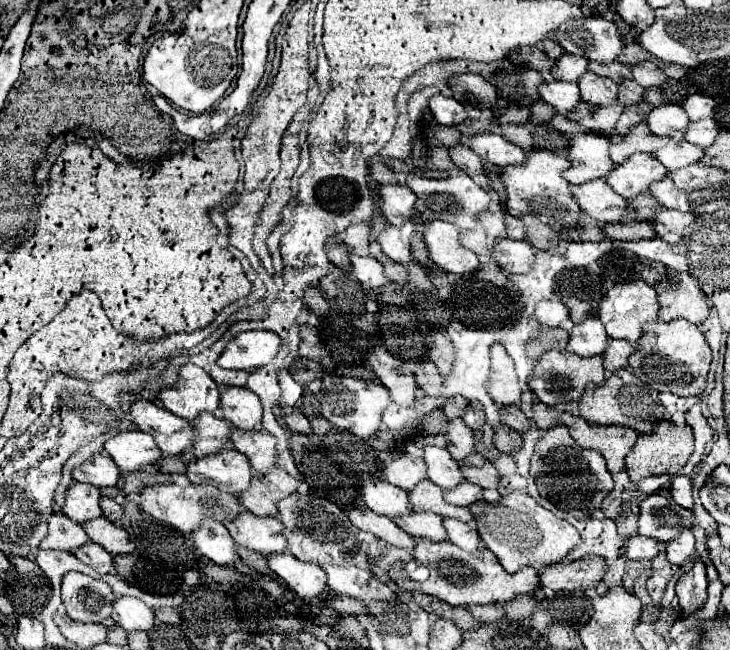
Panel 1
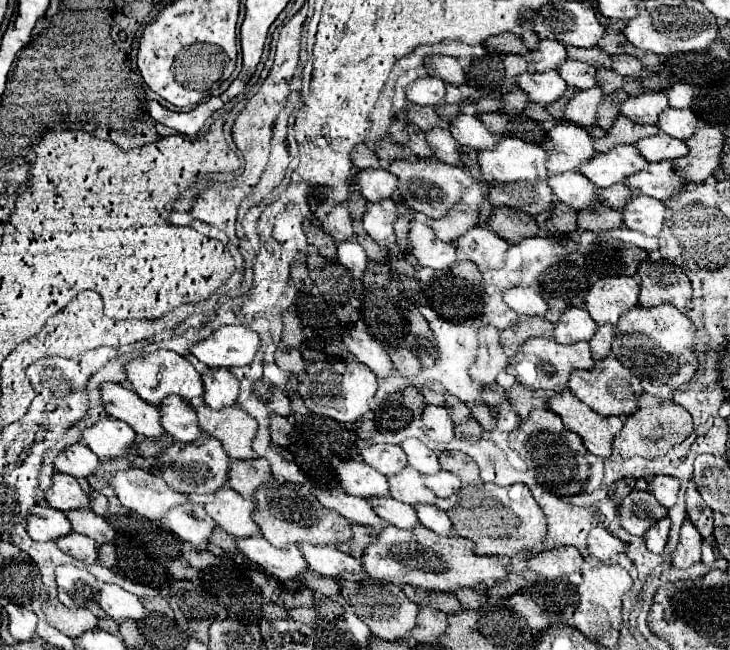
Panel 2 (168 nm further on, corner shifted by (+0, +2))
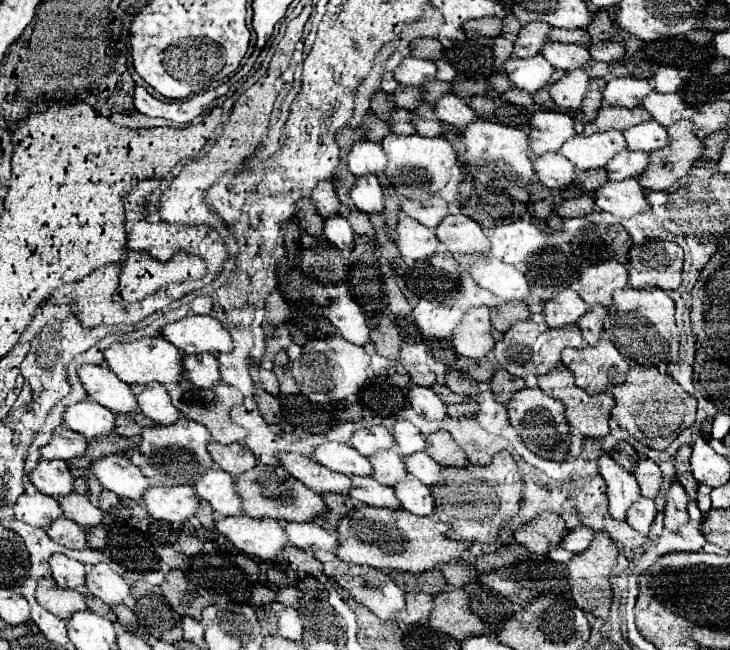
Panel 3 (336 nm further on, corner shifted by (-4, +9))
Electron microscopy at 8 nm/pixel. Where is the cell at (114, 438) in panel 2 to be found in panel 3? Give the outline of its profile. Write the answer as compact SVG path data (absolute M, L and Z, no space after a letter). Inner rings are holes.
M90 400L68 406L62 418L70 430L80 432L86 440L92 440L94 436L102 436L106 432L114 432L114 414Z

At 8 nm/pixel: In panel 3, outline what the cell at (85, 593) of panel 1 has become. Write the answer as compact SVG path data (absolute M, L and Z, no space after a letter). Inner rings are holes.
M54 554L50 558L50 570L52 570L52 576L58 586L84 590L86 566L82 562L76 562L64 554Z

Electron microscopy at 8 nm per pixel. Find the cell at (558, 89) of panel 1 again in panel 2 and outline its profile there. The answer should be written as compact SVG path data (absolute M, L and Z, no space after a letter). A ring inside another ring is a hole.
M530 71L520 75L518 83L520 83L520 89L526 91L528 97L540 105L550 105L558 101L568 89L566 81L558 75L558 71L546 71L542 75L536 71Z

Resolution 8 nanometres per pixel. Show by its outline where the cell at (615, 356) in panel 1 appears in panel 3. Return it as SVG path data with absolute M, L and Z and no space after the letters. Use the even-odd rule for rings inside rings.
M594 306L594 308L588 308L586 314L576 322L576 326L580 328L580 332L588 344L598 342L598 338L602 334L604 316L606 316L606 306Z

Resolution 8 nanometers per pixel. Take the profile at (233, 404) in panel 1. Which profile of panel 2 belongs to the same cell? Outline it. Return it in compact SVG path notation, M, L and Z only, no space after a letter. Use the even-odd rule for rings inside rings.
M212 369L204 379L204 401L210 409L226 409L236 405L240 395L240 383L228 369Z

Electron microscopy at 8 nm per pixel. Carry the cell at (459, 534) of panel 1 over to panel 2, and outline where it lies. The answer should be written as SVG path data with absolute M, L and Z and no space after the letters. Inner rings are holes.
M416 505L414 509L418 511L418 519L424 527L428 527L440 535L454 535L454 527L452 527L452 521L448 519L446 511L440 511L434 505Z

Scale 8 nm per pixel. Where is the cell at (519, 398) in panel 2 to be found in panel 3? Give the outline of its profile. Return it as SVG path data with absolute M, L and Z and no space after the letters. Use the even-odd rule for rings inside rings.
M496 370L492 380L490 380L490 388L492 388L494 400L506 404L516 390L524 388L524 382L516 376L510 376L506 370Z

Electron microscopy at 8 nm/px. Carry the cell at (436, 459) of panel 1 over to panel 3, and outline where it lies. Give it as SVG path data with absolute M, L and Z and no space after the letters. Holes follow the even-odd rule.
M398 420L392 428L392 436L396 440L396 448L400 454L410 454L410 452L420 452L426 446L424 434L408 420Z

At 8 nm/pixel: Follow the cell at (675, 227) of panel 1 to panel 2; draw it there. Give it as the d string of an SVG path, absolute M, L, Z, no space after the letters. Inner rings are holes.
M632 197L624 209L624 225L628 229L640 231L644 235L660 235L662 231L662 223L664 223L664 213L666 213L666 205L658 199L652 197Z

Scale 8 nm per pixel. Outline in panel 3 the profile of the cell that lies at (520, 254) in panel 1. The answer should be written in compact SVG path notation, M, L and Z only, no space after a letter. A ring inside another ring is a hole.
M448 214L440 220L440 224L436 226L436 236L438 240L444 244L444 248L448 252L488 252L488 236L484 234L484 228L480 228L480 224L476 224L474 220L470 220L464 214Z

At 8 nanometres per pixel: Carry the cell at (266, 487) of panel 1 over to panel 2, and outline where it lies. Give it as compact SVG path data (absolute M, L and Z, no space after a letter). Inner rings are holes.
M246 459L230 463L228 485L242 497L254 497L258 487L274 481L270 463L266 459Z

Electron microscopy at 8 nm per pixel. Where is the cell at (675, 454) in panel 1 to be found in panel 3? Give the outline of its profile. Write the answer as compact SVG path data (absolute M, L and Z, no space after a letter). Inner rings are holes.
M632 366L626 374L624 384L614 386L610 392L614 394L612 418L624 426L640 444L654 450L666 450L682 430L694 424L694 394L684 392L670 374L660 374L654 366Z

